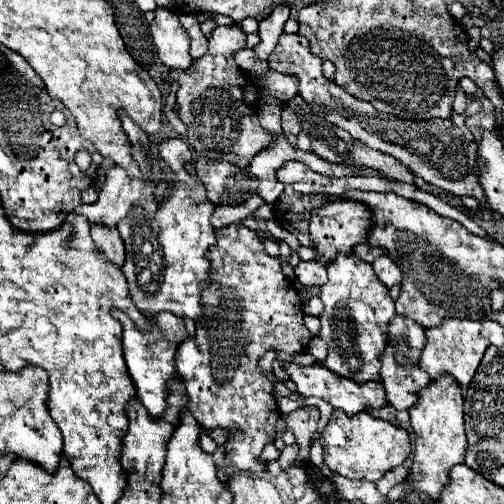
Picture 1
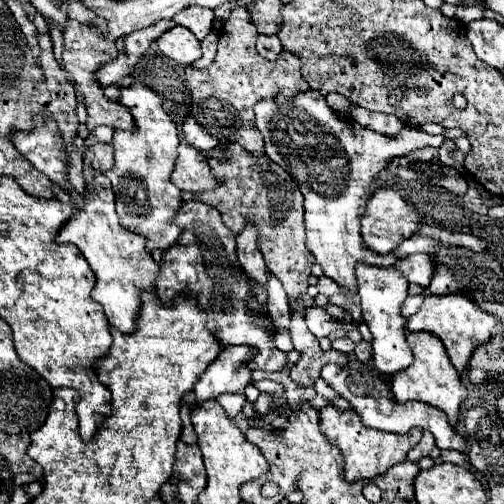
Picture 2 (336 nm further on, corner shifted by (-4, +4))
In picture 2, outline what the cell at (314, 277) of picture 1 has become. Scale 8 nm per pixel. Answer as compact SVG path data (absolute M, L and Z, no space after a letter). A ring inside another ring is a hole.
M323 276L323 278L319 278L319 284L317 284L317 290L321 292L321 294L327 294L327 296L333 296L333 294L339 294L339 286L331 280L331 278L327 278L327 276Z

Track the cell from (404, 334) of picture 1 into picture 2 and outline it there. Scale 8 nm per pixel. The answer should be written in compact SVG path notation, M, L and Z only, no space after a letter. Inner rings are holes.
M359 264L357 268L357 292L361 296L363 318L373 334L373 362L383 374L395 374L413 362L411 348L405 340L405 318L401 316L401 304L407 298L407 278L393 266L375 268Z

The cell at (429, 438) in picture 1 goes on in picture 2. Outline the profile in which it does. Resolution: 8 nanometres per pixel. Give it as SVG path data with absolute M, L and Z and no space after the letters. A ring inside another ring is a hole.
M405 332L405 336L407 336L407 344L413 352L413 364L409 368L393 374L391 392L395 392L395 398L399 402L423 400L423 402L443 410L449 418L449 424L457 426L459 406L461 406L463 398L467 396L467 388L463 386L455 368L451 368L451 362L447 360L447 352L443 352L443 344L439 344L439 340L435 340L435 336L427 336L427 332Z

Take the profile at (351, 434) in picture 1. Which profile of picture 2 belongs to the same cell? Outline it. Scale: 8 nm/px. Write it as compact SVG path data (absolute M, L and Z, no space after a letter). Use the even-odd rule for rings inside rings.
M333 406L321 408L321 432L329 444L337 446L345 458L345 480L355 482L363 478L375 478L385 474L391 466L403 462L407 452L421 440L421 430L411 428L407 434L393 434L393 432L375 432L373 428L363 426L359 414L355 410L337 410Z

